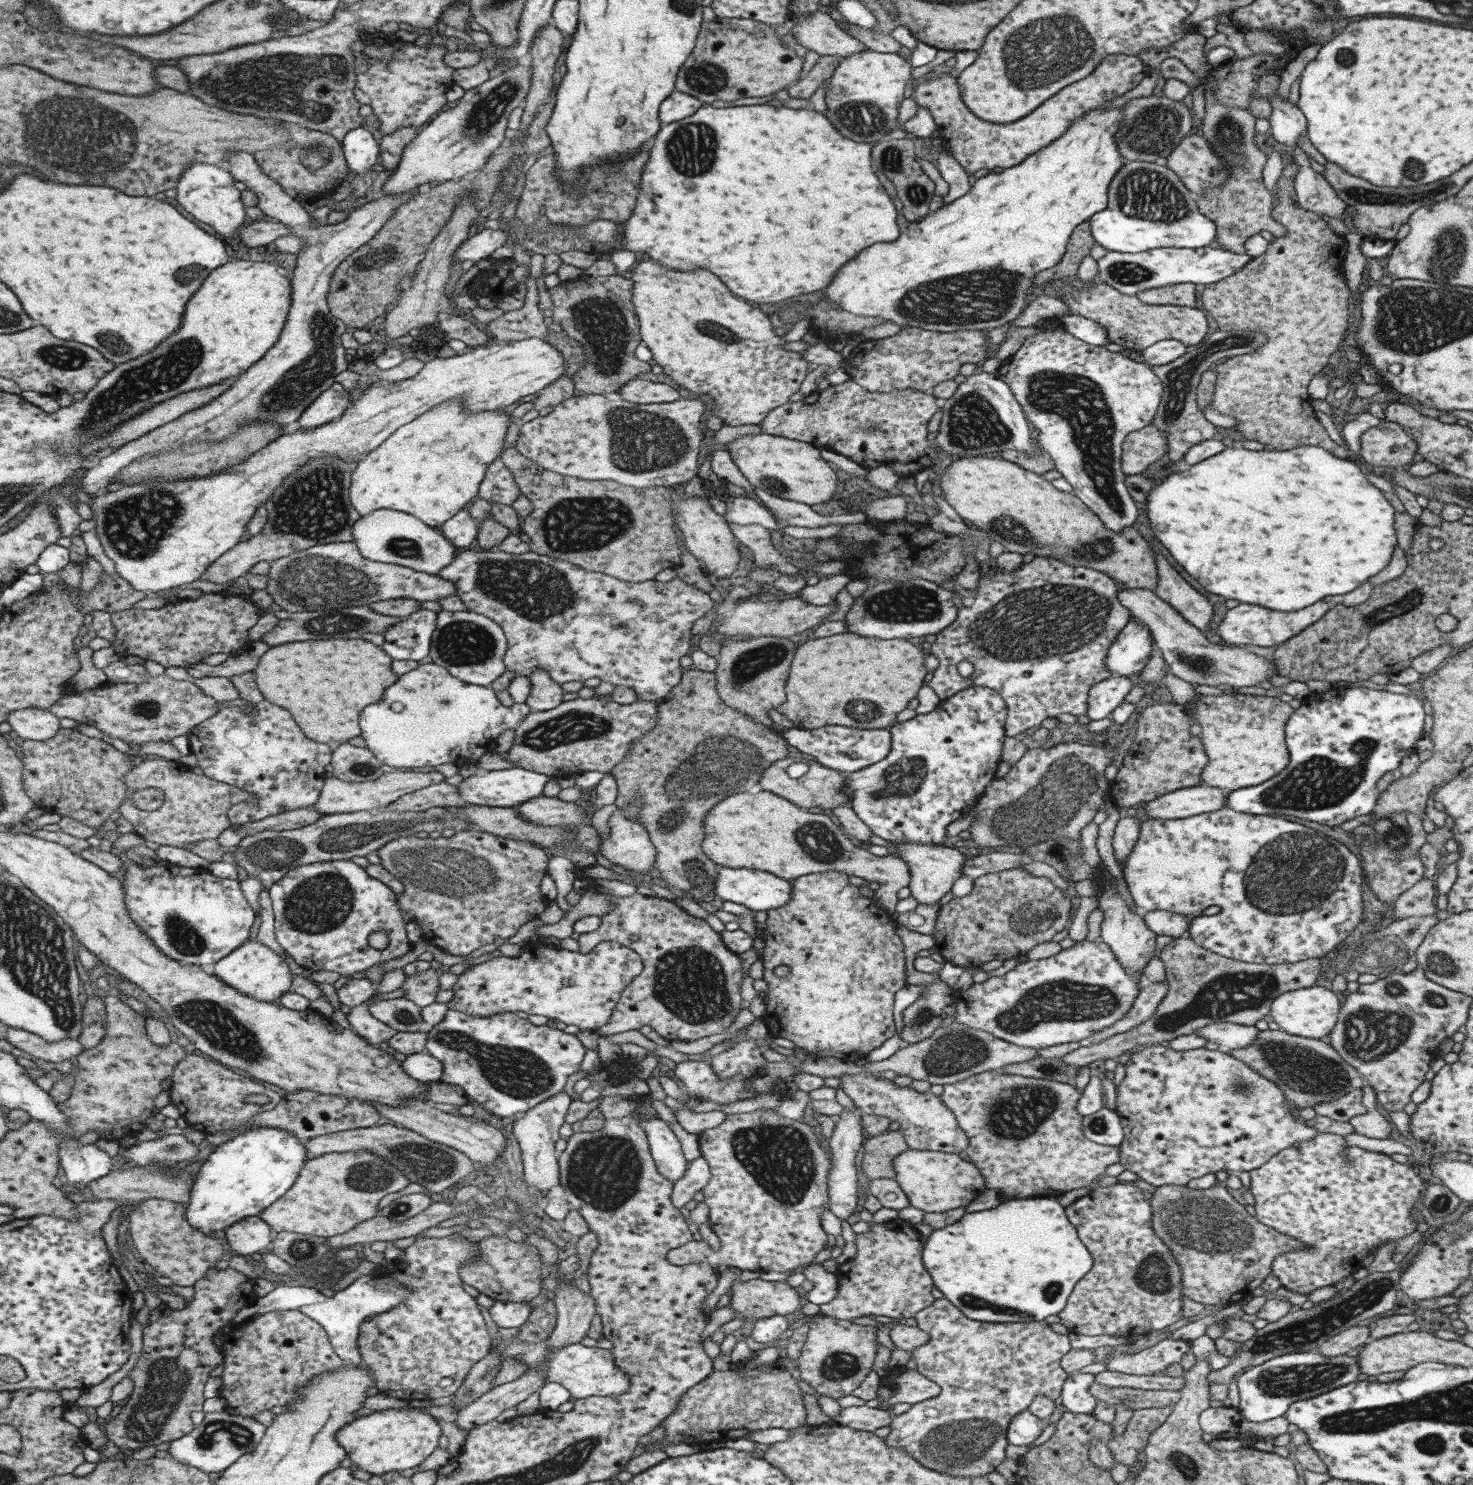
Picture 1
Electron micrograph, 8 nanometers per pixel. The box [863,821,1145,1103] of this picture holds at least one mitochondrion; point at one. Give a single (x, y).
(1060, 1001)

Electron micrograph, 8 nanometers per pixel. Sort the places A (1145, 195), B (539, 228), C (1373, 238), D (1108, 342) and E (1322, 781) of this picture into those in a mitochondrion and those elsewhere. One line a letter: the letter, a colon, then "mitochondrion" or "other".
A: mitochondrion
B: other
C: other
D: other
E: mitochondrion

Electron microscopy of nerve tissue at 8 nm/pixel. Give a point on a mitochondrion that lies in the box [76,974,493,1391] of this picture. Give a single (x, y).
(219, 1028)

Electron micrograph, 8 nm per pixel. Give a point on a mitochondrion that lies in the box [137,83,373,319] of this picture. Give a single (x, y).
(190, 263)

